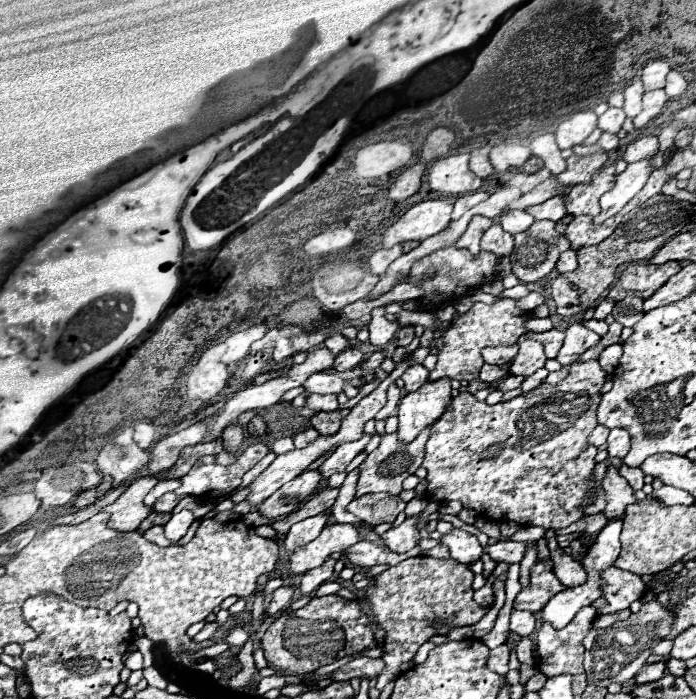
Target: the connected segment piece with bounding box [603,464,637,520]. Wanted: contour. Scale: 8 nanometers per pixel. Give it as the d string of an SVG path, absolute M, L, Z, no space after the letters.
M609 464L609 470L603 478L603 492L607 498L607 506L605 506L605 516L609 520L613 518L621 518L625 508L633 502L637 502L631 486L627 484L627 480L617 472L617 468L613 468L613 464Z

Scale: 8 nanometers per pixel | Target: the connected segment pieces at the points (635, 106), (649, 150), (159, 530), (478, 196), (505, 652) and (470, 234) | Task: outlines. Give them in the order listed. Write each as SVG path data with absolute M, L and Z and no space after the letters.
M635 80L631 82L627 88L625 88L625 104L623 104L623 110L627 110L625 114L629 118L635 118L639 112L641 112L641 96L643 96L643 84L641 80Z
M643 136L631 142L623 154L627 162L639 162L639 160L649 160L659 152L659 142L657 136Z
M151 526L143 536L145 536L149 542L157 544L157 546L169 546L169 544L171 544L171 542L165 538L165 534L163 534L163 526Z
M473 192L473 194L465 194L465 196L459 196L455 200L455 208L453 208L453 220L461 218L467 210L471 210L473 206L477 206L479 202L487 200L487 192Z
M499 646L497 650L491 650L489 656L489 668L501 676L505 676L509 672L509 648L507 646Z
M473 216L465 234L457 240L457 246L459 248L469 248L473 256L479 254L479 240L483 236L483 232L491 226L491 218L485 218L485 216Z

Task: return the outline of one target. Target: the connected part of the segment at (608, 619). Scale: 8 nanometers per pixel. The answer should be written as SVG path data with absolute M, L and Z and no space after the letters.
M621 610L621 612L613 612L613 614L601 614L593 620L593 628L609 628L613 626L615 622L621 622L621 620L627 620L631 616L629 610Z

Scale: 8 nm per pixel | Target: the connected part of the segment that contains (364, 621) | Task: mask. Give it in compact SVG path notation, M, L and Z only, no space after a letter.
M329 594L321 598L315 596L299 610L283 612L263 634L261 648L271 668L285 674L305 676L343 656L363 652L373 642L375 636L369 624L369 616L361 610L361 604L357 600L345 600Z

